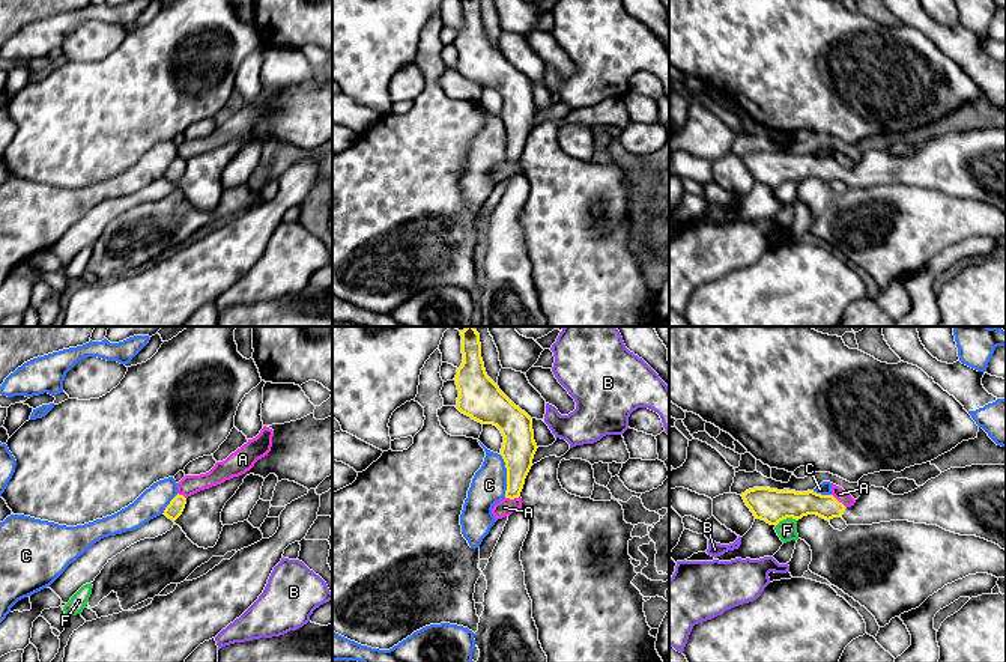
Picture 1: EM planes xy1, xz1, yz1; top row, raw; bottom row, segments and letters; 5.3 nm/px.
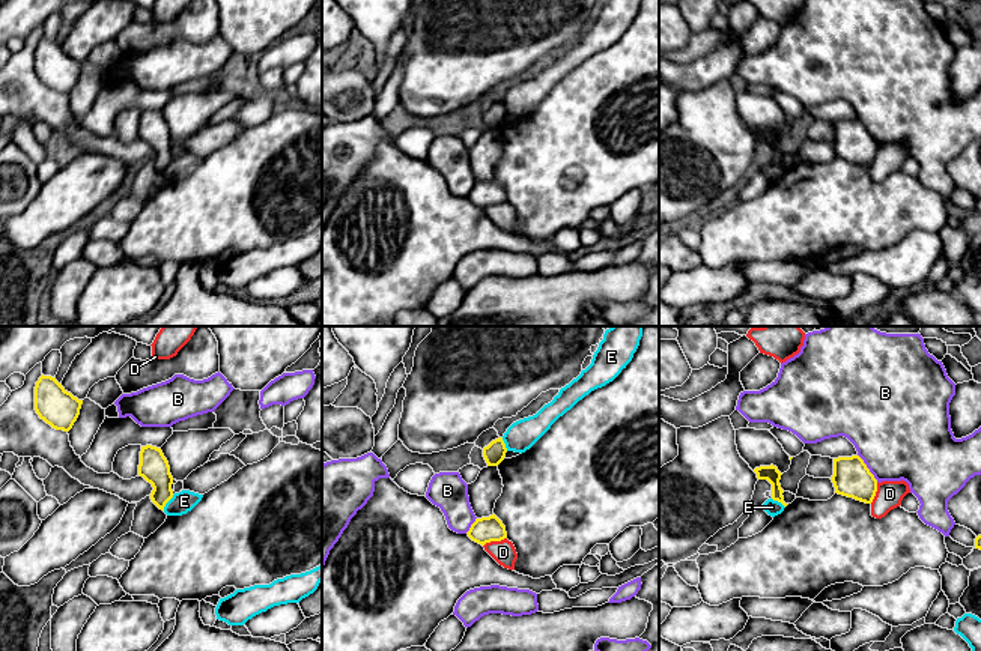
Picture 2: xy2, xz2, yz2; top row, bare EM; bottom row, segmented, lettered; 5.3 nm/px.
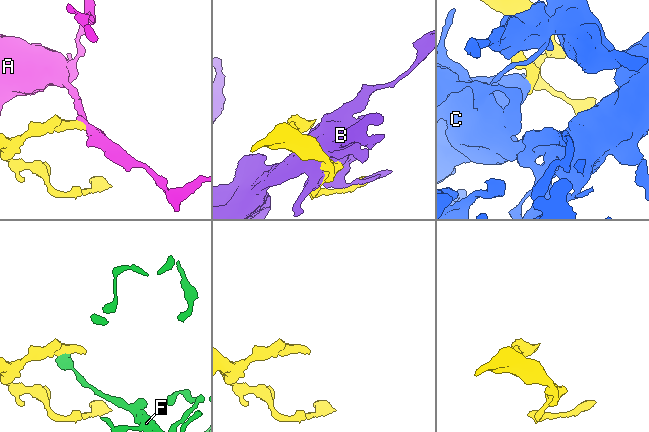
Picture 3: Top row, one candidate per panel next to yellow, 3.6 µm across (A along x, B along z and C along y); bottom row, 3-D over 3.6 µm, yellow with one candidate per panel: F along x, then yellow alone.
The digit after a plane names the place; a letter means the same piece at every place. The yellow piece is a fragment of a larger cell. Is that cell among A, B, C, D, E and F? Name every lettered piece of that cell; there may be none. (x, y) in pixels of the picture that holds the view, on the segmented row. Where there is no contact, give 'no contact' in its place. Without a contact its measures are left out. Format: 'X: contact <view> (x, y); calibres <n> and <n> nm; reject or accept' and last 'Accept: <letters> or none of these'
A: contact xz1 (512, 498); calibres 170 and 90 nm; reject
B: contact yz2 (867, 468); calibres 200 and 480 nm; reject
C: contact xz1 (507, 476); calibres 180 and 190 nm; reject
D: contact xz2 (494, 540); calibres 140 and 120 nm; reject
E: contact xy2 (167, 501); calibres 160 and 120 nm; reject
F: contact yz1 (785, 518); calibres 180 and 110 nm; reject
Accept: none of these

